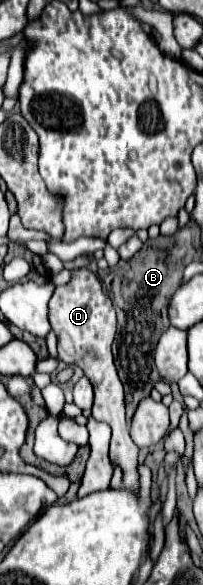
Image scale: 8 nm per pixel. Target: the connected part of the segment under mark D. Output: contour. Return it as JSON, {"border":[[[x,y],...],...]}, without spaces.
{"border":[[[73,269],[73,277],[67,285],[57,287],[51,301],[49,301],[49,321],[57,335],[57,351],[59,361],[65,365],[81,367],[83,373],[91,379],[91,385],[95,389],[95,403],[93,403],[93,417],[99,421],[105,421],[111,425],[111,445],[109,445],[109,459],[115,467],[121,467],[123,479],[121,487],[129,491],[139,491],[139,447],[133,443],[129,435],[129,427],[125,421],[125,397],[123,397],[123,385],[117,375],[113,355],[111,355],[111,343],[115,337],[115,309],[111,299],[103,293],[101,281],[95,273],[89,269]]]}

